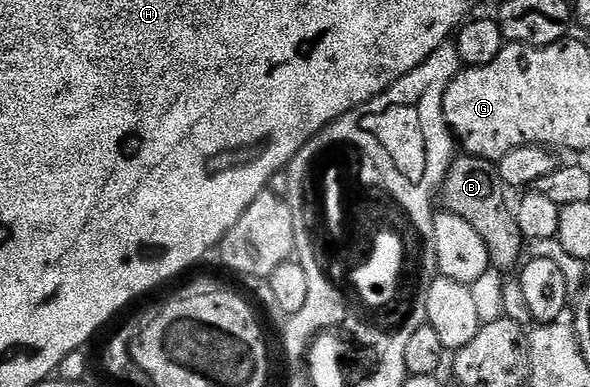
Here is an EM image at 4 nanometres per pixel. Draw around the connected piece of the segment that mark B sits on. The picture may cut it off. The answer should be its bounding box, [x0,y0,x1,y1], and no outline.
[441,155,526,275]

